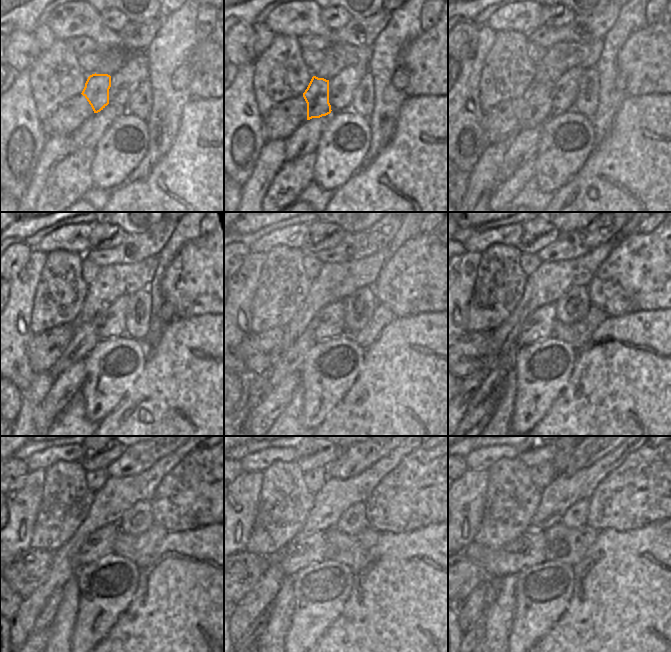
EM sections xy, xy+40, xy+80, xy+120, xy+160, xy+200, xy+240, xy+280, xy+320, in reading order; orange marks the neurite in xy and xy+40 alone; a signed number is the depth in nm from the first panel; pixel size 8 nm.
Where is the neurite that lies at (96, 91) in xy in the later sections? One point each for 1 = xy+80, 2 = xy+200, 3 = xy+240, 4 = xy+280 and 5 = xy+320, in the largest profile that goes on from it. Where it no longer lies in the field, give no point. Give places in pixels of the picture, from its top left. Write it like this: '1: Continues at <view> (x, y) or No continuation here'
1: Continues at xy+80 (538, 109)
2: Continues at xy+200 (506, 370)
3: Continues at xy+240 (43, 621)
4: Continues at xy+280 (249, 639)
5: Continues at xy+320 (470, 639)

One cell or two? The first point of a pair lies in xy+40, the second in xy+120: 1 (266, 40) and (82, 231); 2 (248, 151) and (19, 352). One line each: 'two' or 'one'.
1: two
2: one

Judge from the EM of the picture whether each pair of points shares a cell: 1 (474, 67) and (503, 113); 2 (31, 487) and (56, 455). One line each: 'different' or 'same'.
1: different
2: different

